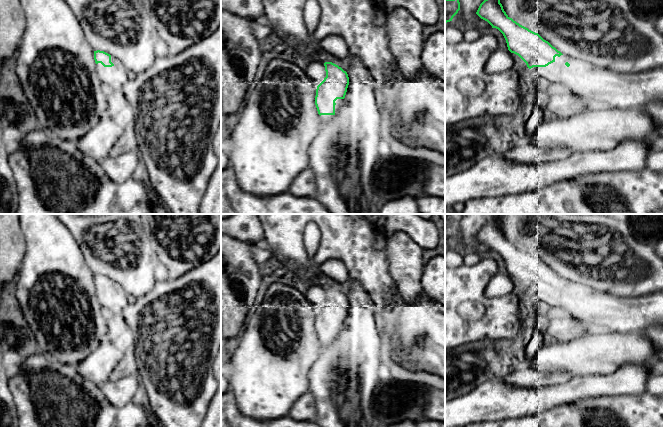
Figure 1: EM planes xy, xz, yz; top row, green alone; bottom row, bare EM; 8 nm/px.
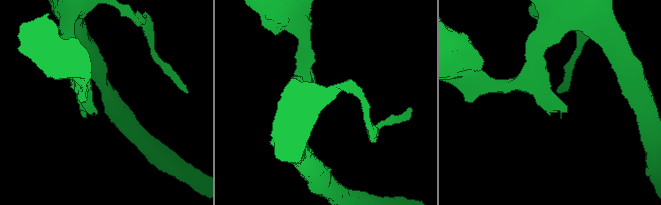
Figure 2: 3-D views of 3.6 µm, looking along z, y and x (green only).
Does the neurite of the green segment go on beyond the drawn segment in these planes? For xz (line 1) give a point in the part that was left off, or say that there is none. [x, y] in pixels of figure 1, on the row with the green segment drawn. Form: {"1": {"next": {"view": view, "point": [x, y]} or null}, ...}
{"1": {"next": {"view": "xz", "point": [339, 102]}}}

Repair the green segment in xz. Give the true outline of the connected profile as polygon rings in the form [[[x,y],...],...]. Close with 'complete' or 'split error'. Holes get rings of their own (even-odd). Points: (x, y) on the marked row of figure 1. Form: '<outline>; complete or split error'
[[[325,62],[326,77],[317,86],[315,105],[322,121],[334,118],[341,108],[349,85],[349,77],[338,65]]]; split error

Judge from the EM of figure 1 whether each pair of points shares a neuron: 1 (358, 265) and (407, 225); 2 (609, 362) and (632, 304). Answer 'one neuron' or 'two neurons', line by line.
1: two neurons
2: two neurons

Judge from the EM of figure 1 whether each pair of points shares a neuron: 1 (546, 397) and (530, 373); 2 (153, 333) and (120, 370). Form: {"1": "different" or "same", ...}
{"1": "different", "2": "different"}

